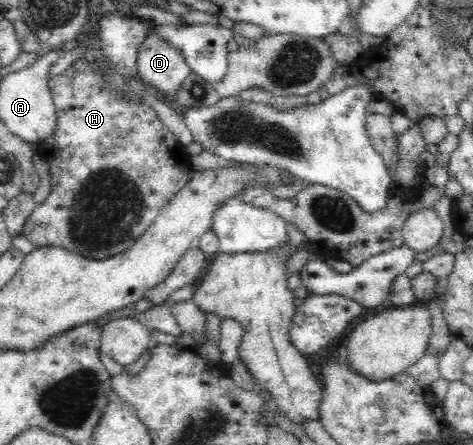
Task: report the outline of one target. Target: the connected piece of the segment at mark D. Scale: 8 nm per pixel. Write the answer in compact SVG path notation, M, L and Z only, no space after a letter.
M150 28L136 50L136 68L138 78L150 84L158 96L166 98L174 95L174 90L178 90L191 72L180 50L162 38L155 28Z

